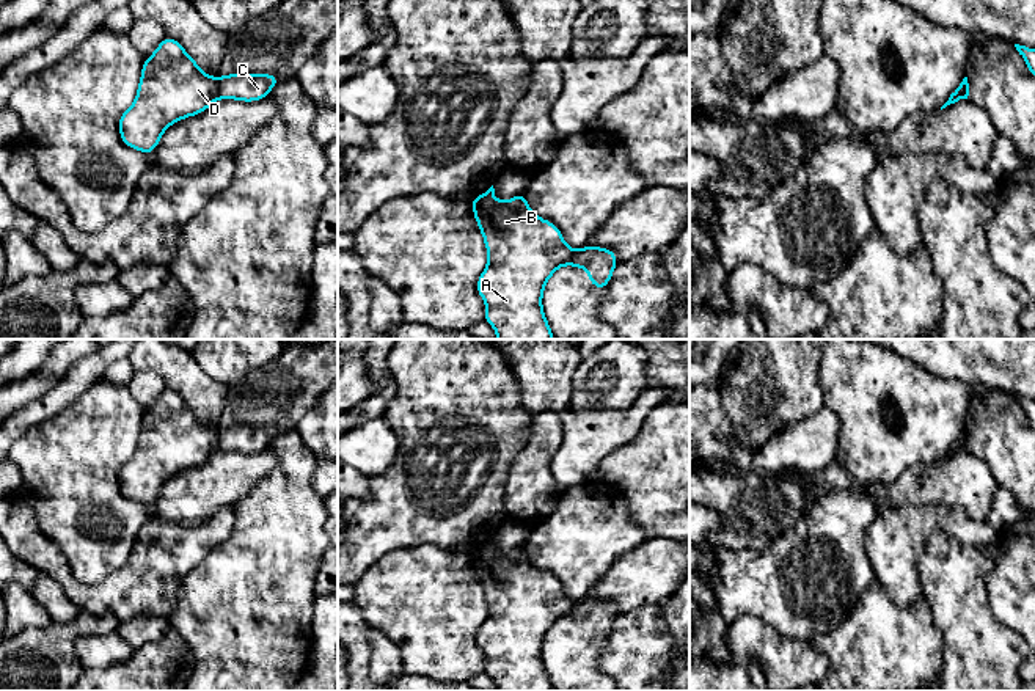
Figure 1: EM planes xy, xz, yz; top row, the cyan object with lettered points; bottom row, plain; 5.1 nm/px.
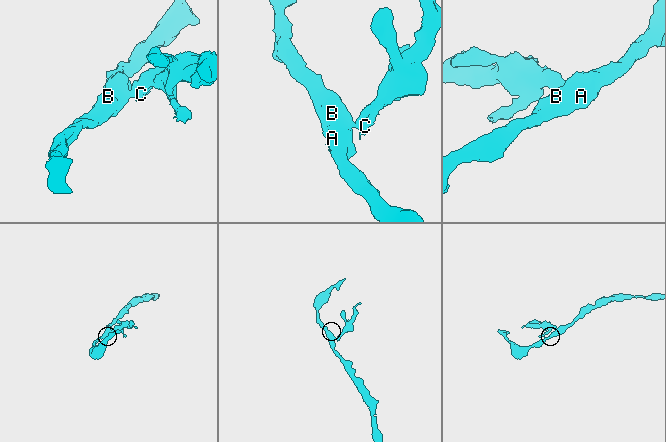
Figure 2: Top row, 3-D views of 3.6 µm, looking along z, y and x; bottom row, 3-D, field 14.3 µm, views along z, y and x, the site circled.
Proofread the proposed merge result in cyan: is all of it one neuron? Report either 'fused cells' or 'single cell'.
fused cells

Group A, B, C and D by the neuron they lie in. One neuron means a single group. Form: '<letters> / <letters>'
A B D / C

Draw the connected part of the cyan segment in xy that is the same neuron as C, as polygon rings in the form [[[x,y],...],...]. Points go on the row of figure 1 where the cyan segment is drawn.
[[[237,74],[221,75],[218,79],[218,97],[243,102],[261,101],[269,96],[270,90],[280,82],[278,75],[272,74]]]

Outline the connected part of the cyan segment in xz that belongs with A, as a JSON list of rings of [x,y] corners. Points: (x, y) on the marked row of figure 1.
[[[492,185],[473,198],[471,206],[488,253],[476,283],[476,291],[485,302],[484,320],[495,328],[496,339],[554,339],[542,308],[543,289],[559,267],[570,264],[575,250],[565,243],[554,223],[531,210],[525,192],[507,201],[496,201]]]

